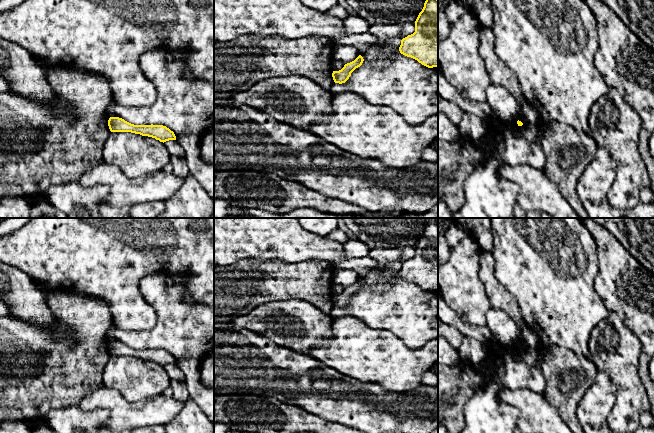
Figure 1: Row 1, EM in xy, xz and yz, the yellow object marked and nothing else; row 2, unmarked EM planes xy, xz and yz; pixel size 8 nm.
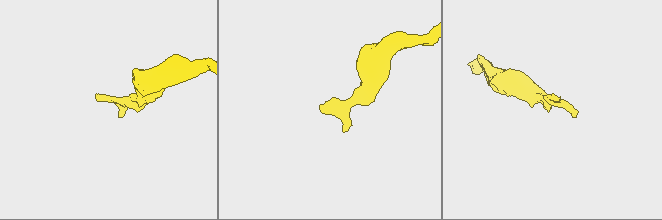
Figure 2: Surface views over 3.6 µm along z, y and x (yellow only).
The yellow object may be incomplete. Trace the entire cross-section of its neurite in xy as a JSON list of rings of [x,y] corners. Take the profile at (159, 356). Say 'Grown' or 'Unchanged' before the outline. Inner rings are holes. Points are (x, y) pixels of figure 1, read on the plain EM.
Unchanged. [[[110,341],[108,350],[111,356],[131,356],[155,362],[163,367],[169,364],[176,364],[174,356],[163,349],[134,349],[122,342]]]

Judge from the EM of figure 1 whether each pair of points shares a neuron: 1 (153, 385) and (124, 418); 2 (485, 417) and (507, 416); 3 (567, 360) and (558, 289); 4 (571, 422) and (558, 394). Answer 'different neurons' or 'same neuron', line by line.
1: different neurons
2: same neuron
3: different neurons
4: same neuron

